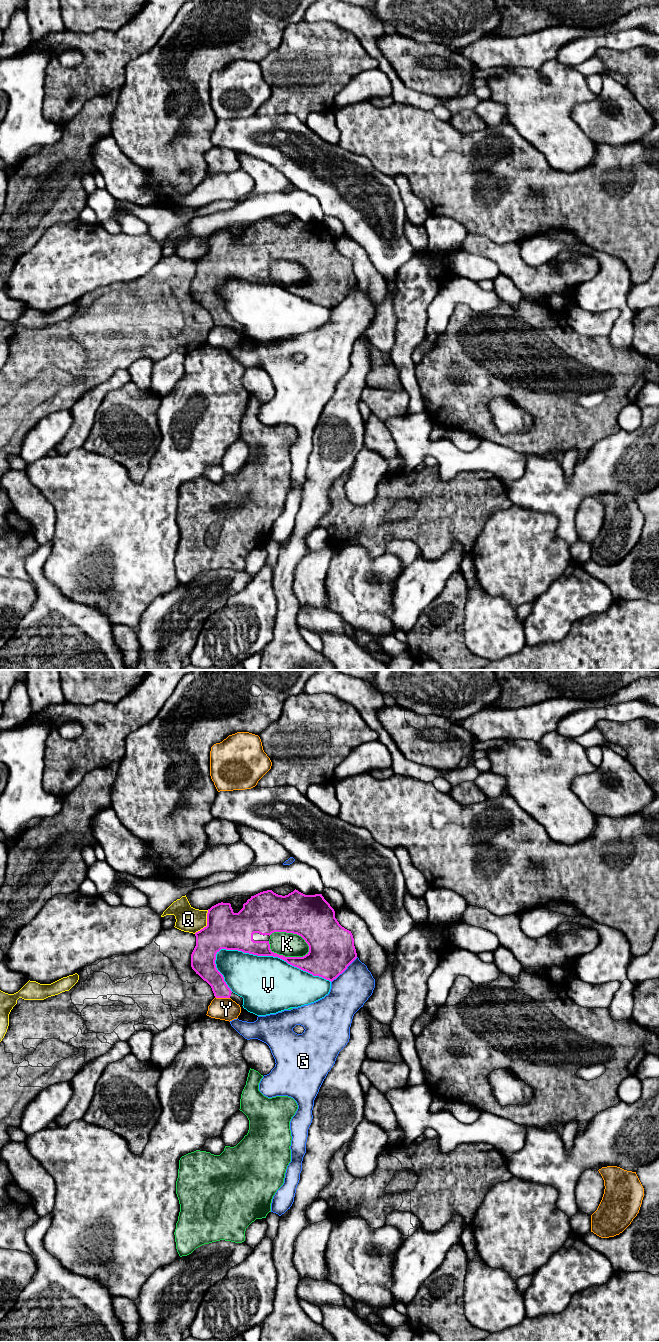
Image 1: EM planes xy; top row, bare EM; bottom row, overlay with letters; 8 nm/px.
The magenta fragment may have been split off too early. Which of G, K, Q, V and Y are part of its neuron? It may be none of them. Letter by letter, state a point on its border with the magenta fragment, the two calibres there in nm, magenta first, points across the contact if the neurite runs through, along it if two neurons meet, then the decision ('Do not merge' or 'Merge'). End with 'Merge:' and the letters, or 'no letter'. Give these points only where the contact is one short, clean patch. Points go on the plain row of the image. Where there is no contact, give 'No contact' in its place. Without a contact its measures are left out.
G: Touches magenta at xy (344, 298). Thickness 360 nm (magenta) against 300 nm. Do not merge
K: Touches magenta at xy (292, 260). Thickness 360 nm (magenta) against 190 nm. Do not merge
Q: Touches magenta at xy (207, 252). Thickness 300 nm (magenta) against 200 nm. Boundary: xy (208, 238), (206, 253), (194, 261). Do not merge
V: Touches magenta at xy (273, 284). Thickness 140 nm (magenta) against 460 nm. Do not merge
Y: Touches magenta at xy (222, 325). Thickness 150 nm (magenta) against 180 nm. Boundary: xy (215, 324), (229, 326). Do not merge
Merge: no letter

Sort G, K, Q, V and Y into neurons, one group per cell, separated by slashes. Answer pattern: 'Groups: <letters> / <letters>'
Groups: G Q / K / V / Y

